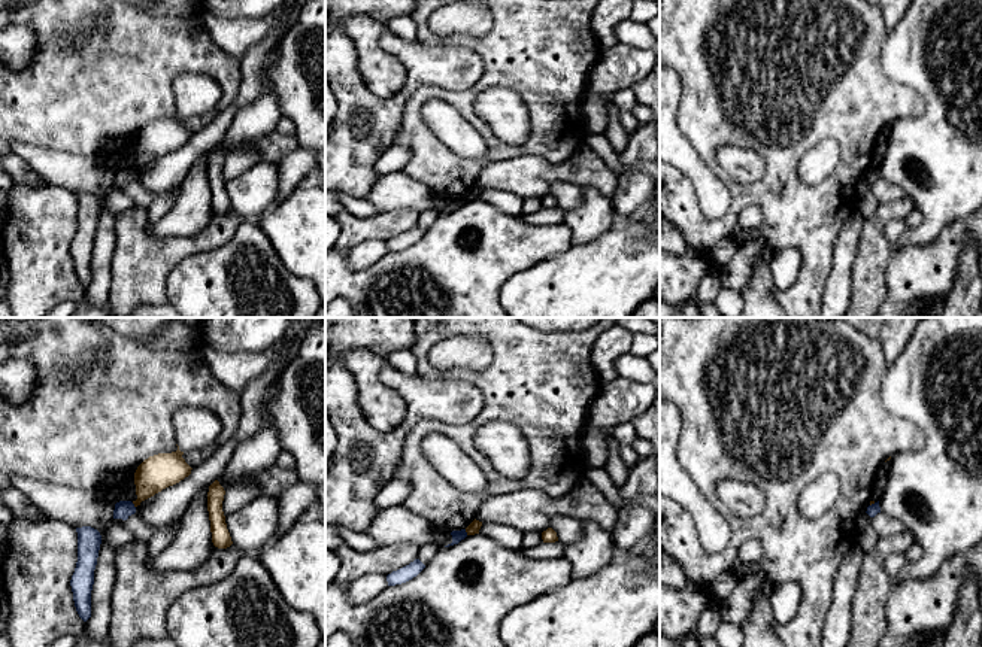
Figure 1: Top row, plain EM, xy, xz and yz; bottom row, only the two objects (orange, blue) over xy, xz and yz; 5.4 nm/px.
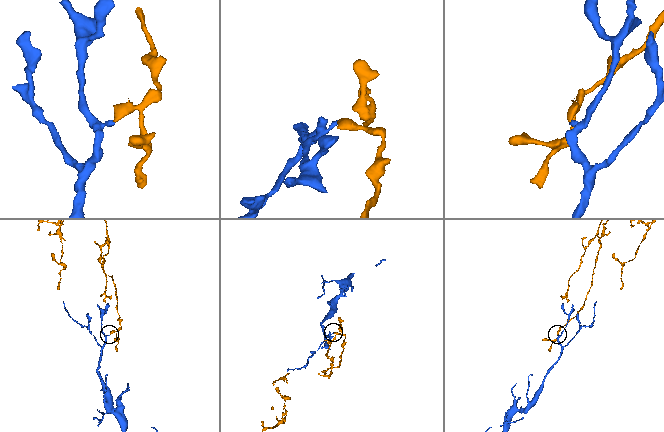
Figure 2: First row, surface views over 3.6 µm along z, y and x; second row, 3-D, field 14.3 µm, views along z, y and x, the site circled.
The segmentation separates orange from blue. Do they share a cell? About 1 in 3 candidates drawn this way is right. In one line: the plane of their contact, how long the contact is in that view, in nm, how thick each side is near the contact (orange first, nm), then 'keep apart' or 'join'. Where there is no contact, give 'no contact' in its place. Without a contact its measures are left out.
contact in xz; length 40 nm; calibres 70 and 60 nm; keep apart

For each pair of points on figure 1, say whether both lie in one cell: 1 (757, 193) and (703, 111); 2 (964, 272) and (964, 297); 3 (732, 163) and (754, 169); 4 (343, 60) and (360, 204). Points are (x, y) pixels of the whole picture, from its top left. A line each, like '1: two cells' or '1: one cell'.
1: one cell
2: one cell
3: one cell
4: two cells

